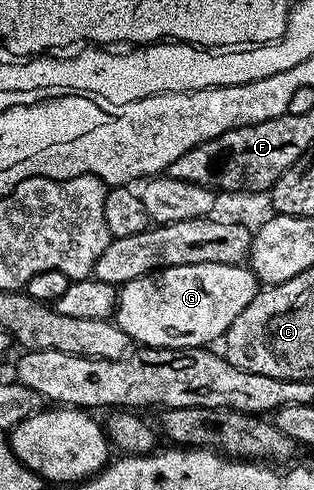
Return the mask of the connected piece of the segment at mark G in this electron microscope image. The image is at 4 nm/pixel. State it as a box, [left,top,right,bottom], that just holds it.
[115,265,259,347]

